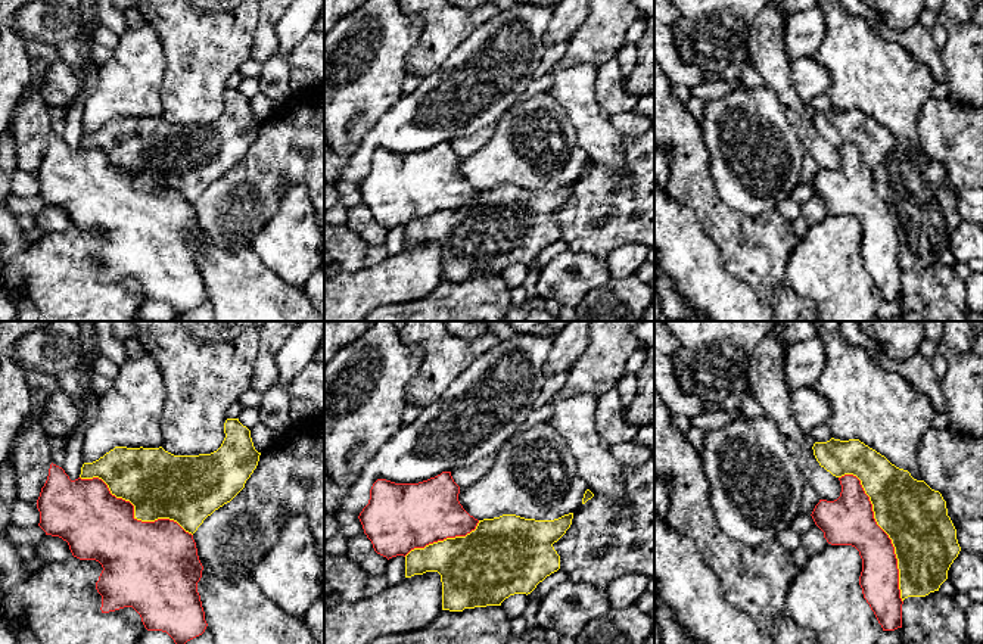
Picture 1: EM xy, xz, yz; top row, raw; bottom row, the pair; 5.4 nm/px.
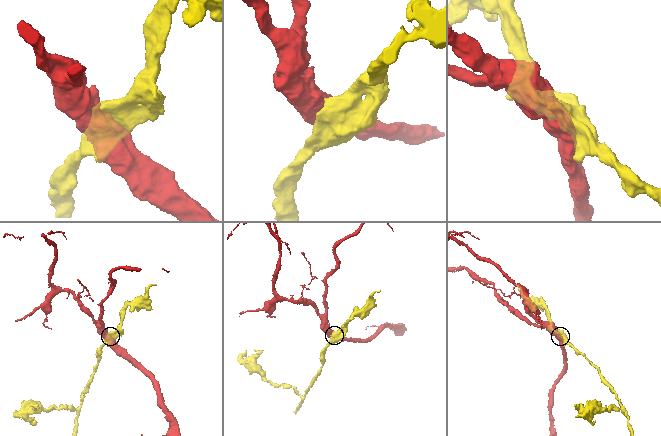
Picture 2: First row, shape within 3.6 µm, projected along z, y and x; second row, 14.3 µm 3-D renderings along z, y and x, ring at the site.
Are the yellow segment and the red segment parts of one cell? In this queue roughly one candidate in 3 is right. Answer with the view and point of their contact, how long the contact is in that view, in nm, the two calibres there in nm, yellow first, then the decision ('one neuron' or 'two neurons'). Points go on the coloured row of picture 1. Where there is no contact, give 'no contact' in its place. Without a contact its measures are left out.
yz (886, 532) | 750 nm | 360/280 nm | two neurons

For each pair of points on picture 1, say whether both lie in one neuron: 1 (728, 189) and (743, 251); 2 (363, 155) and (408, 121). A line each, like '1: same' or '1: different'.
1: different
2: same

